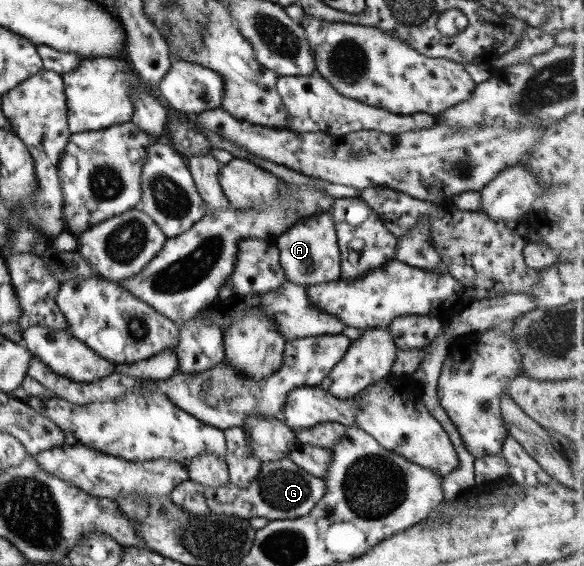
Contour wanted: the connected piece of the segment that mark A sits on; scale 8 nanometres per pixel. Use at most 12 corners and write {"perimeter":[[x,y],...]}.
{"perimeter":[[329,210],[295,222],[272,242],[288,282],[341,275]]}

